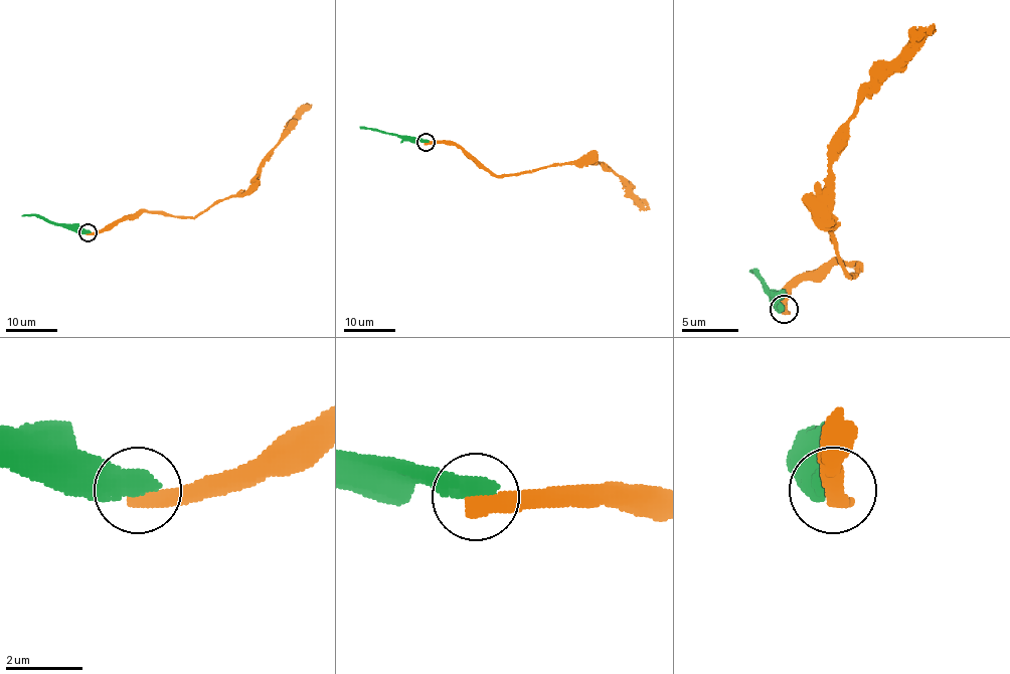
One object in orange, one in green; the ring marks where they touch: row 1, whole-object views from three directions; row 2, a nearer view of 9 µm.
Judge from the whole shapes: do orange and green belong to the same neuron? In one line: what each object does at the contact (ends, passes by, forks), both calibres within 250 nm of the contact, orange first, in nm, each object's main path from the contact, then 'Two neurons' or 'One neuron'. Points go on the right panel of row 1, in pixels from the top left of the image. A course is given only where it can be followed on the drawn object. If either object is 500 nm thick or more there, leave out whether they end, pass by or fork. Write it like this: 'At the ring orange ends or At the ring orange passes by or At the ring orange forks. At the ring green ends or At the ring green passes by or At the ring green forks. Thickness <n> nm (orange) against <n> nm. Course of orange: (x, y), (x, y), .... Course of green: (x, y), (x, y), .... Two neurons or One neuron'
Thickness 440 nm (orange) against 600 nm. Course of orange: (783, 311), (783, 297), (817, 269), (856, 264), (850, 275), (833, 235), (833, 137), (864, 92), (932, 27). Course of green: (783, 309), (766, 292), (754, 272), (749, 272). Two neurons

